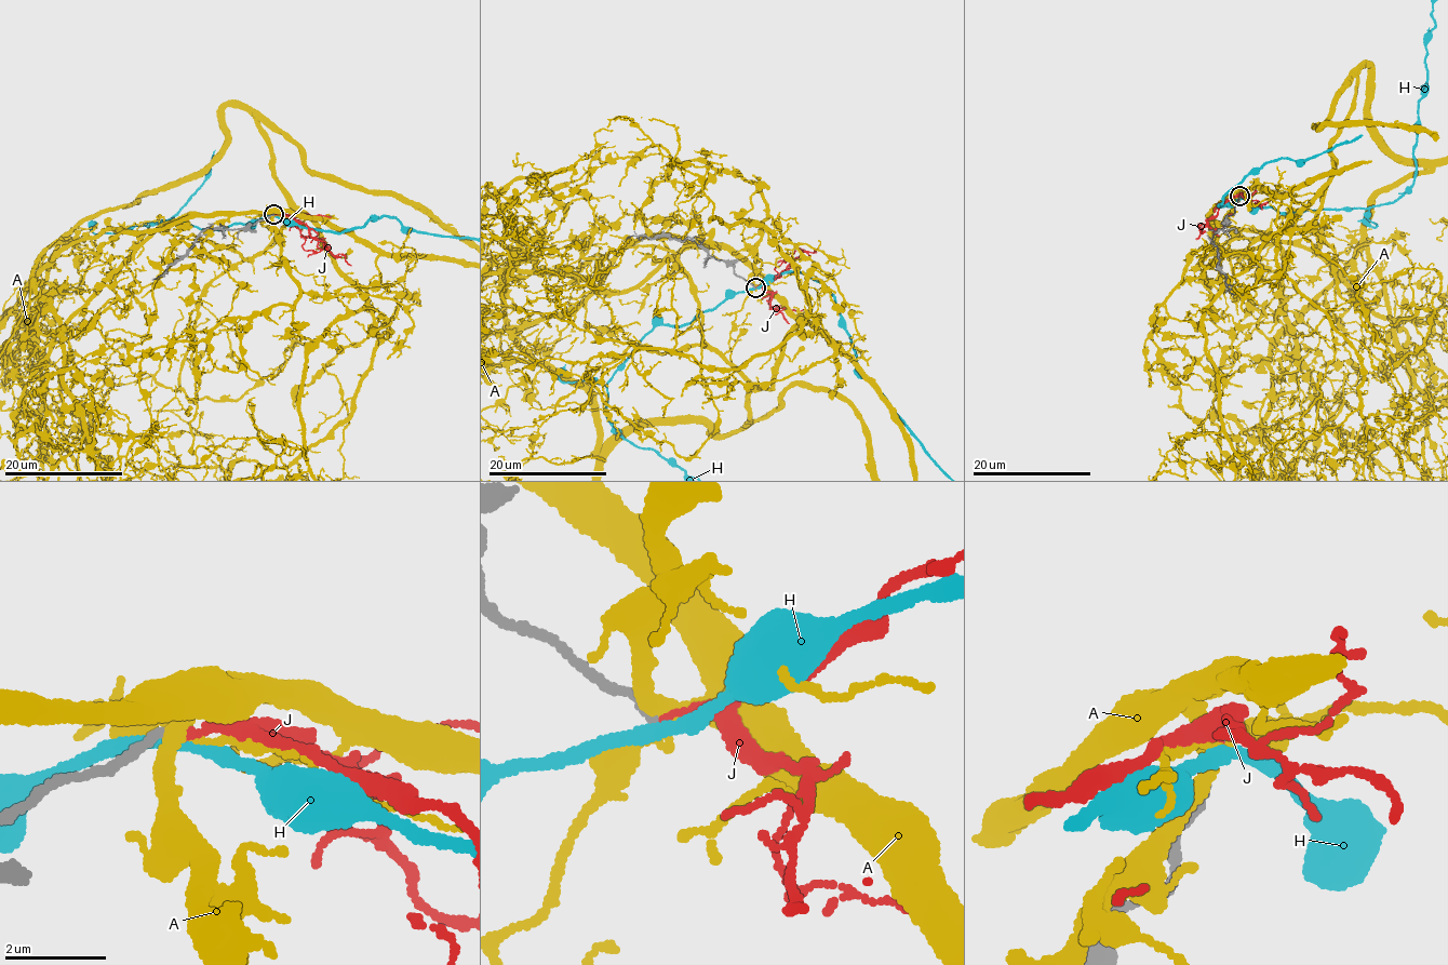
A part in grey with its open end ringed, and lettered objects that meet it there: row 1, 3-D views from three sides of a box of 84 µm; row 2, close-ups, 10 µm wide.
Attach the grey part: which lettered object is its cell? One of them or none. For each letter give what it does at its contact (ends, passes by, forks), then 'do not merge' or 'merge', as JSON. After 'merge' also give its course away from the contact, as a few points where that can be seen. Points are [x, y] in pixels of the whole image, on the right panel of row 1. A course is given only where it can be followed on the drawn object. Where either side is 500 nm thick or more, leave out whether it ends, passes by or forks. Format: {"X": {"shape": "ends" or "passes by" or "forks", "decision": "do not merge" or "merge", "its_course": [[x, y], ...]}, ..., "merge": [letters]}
{"A": {"shape": "forks", "decision": "do not merge"}, "H": {"shape": "passes by", "decision": "do not merge"}, "J": {"shape": "ends", "decision": "do not merge"}, "merge": []}

